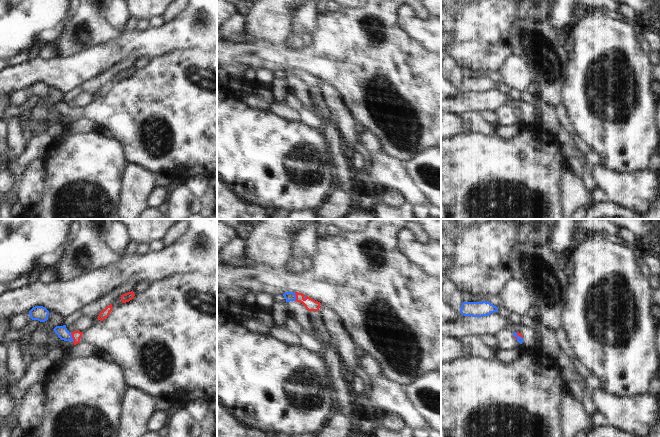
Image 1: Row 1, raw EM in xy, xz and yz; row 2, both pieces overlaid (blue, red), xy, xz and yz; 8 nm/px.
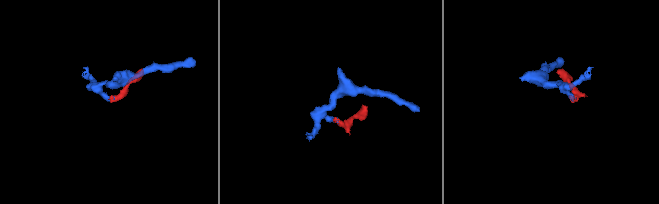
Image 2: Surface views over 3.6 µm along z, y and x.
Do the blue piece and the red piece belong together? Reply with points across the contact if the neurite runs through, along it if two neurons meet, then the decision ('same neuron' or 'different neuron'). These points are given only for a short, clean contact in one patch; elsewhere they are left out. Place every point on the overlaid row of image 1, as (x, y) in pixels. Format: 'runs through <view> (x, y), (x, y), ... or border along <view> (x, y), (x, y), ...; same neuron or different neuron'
runs through xy (62, 332), (71, 337), (76, 335); same neuron

